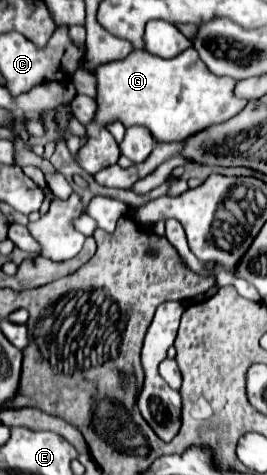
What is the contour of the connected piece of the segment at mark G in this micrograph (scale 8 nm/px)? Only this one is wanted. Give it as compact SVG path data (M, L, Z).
M194 48L184 50L176 58L164 60L146 50L134 50L124 60L104 64L96 70L98 80L98 126L120 120L126 128L144 126L156 142L182 142L214 124L222 124L236 116L248 100L236 98L236 82L232 78L214 76Z

